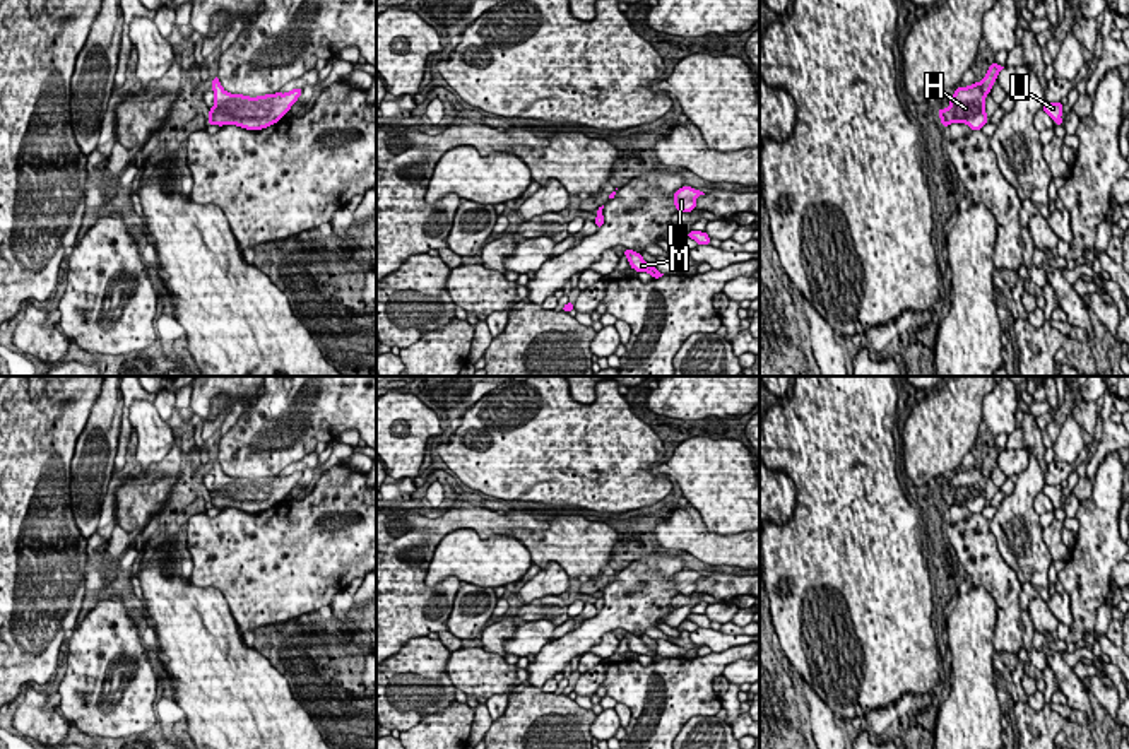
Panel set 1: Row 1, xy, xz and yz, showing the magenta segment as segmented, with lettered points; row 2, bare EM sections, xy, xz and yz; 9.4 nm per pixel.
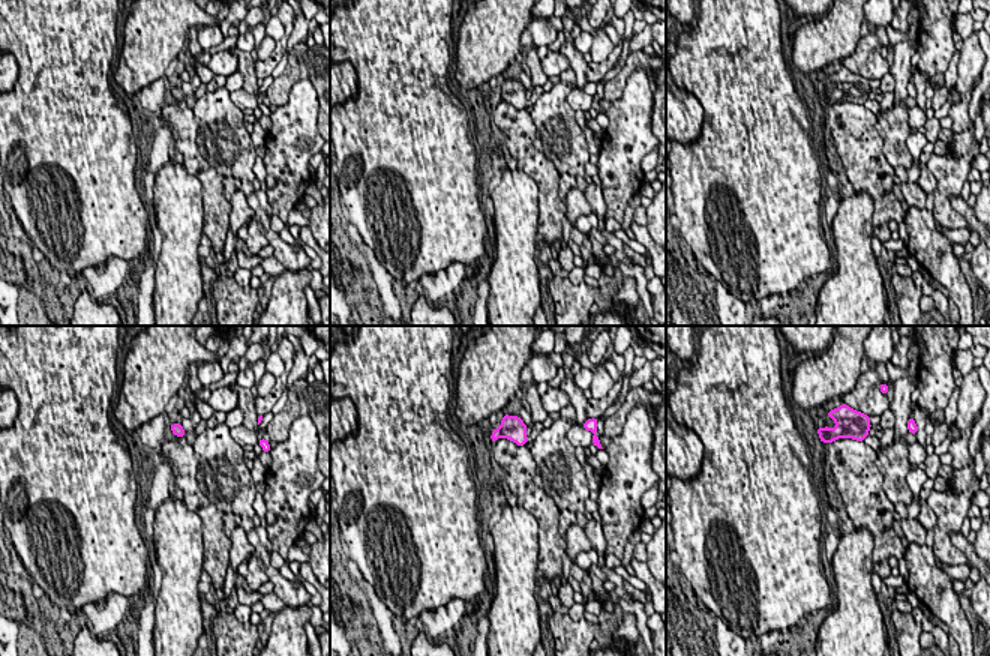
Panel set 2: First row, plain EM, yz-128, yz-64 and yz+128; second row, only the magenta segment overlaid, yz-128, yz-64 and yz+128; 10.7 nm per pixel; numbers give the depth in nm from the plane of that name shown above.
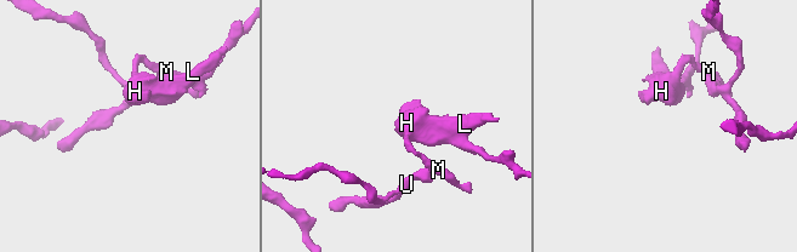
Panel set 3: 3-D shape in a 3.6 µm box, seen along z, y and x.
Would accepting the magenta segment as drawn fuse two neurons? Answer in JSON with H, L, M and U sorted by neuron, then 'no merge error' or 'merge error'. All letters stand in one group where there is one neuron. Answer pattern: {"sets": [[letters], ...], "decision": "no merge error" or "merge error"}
{"sets": [["H", "L", "M", "U"]], "decision": "no merge error"}

